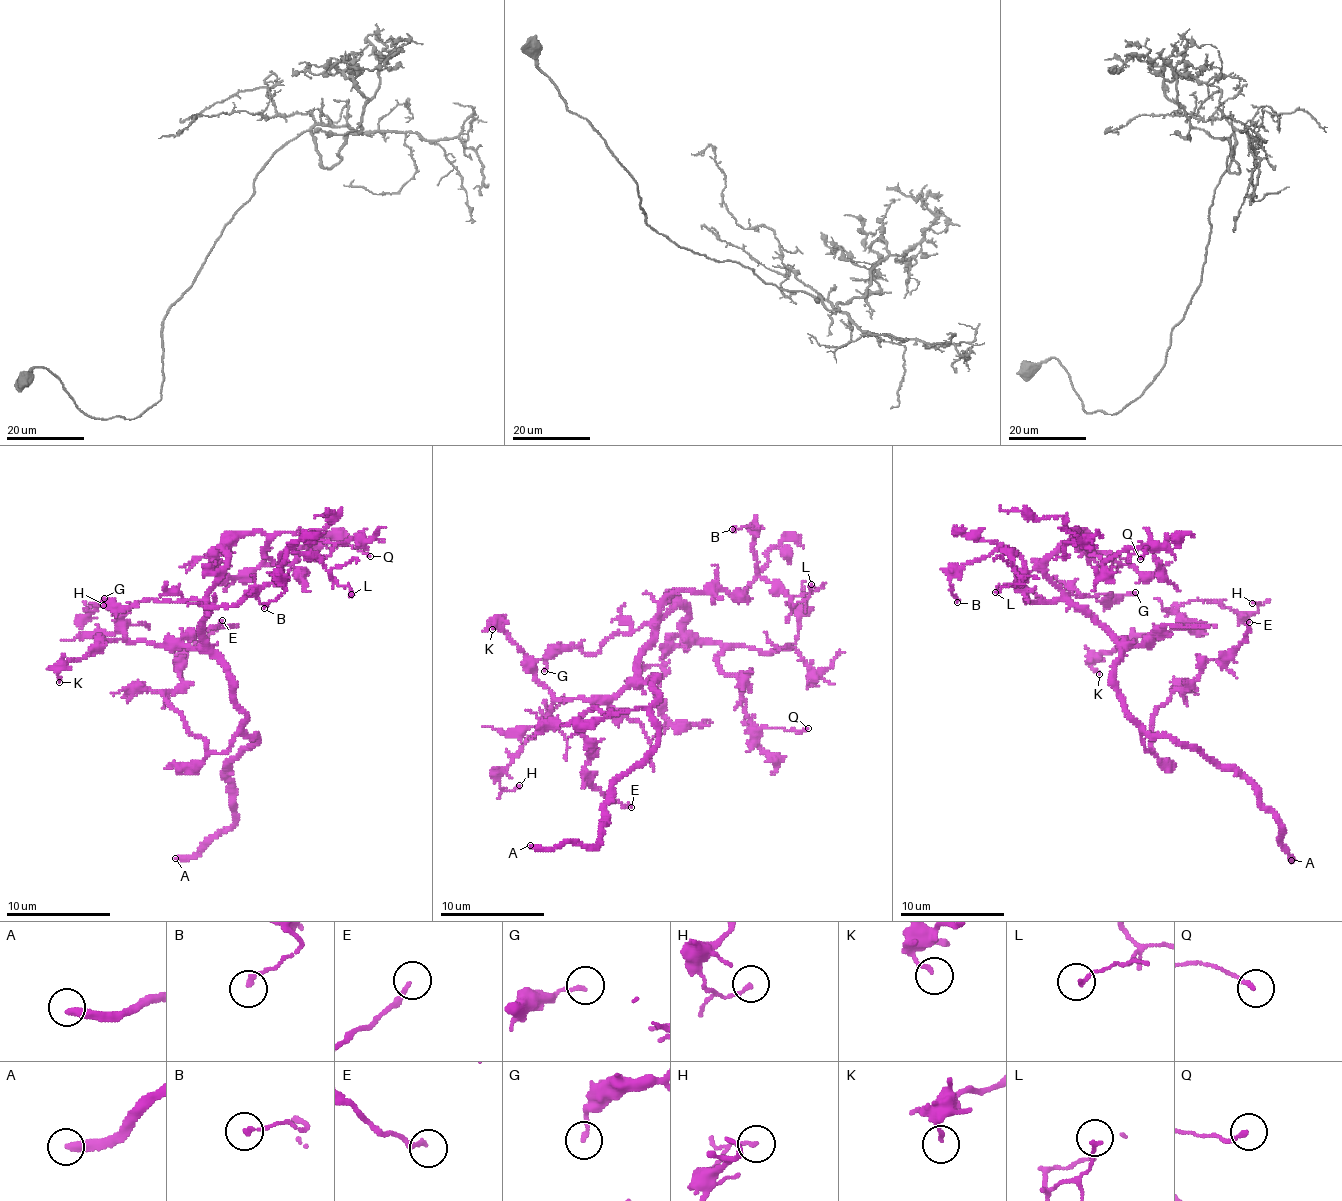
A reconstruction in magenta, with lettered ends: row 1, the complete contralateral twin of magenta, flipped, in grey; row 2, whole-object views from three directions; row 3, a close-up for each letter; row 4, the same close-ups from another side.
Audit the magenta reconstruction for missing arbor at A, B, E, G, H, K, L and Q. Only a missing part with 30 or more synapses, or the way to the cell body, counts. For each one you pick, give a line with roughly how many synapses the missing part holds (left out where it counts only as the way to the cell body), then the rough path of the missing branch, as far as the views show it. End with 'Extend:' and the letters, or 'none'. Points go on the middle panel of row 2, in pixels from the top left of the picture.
A: 190 syn
Extend: A

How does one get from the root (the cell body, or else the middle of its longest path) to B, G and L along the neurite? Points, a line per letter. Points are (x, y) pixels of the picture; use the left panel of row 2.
B: (209, 645), (201, 622), (204, 605), (238, 606), (275, 578), (286, 552), (279, 569), (284, 590), (264, 608)
G: (209, 645), (201, 622), (205, 607), (196, 600), (143, 599), (132, 606), (114, 606), (104, 598)
L: (209, 645), (201, 622), (204, 605), (238, 606), (275, 578), (279, 560), (289, 550), (308, 552), (351, 594)

